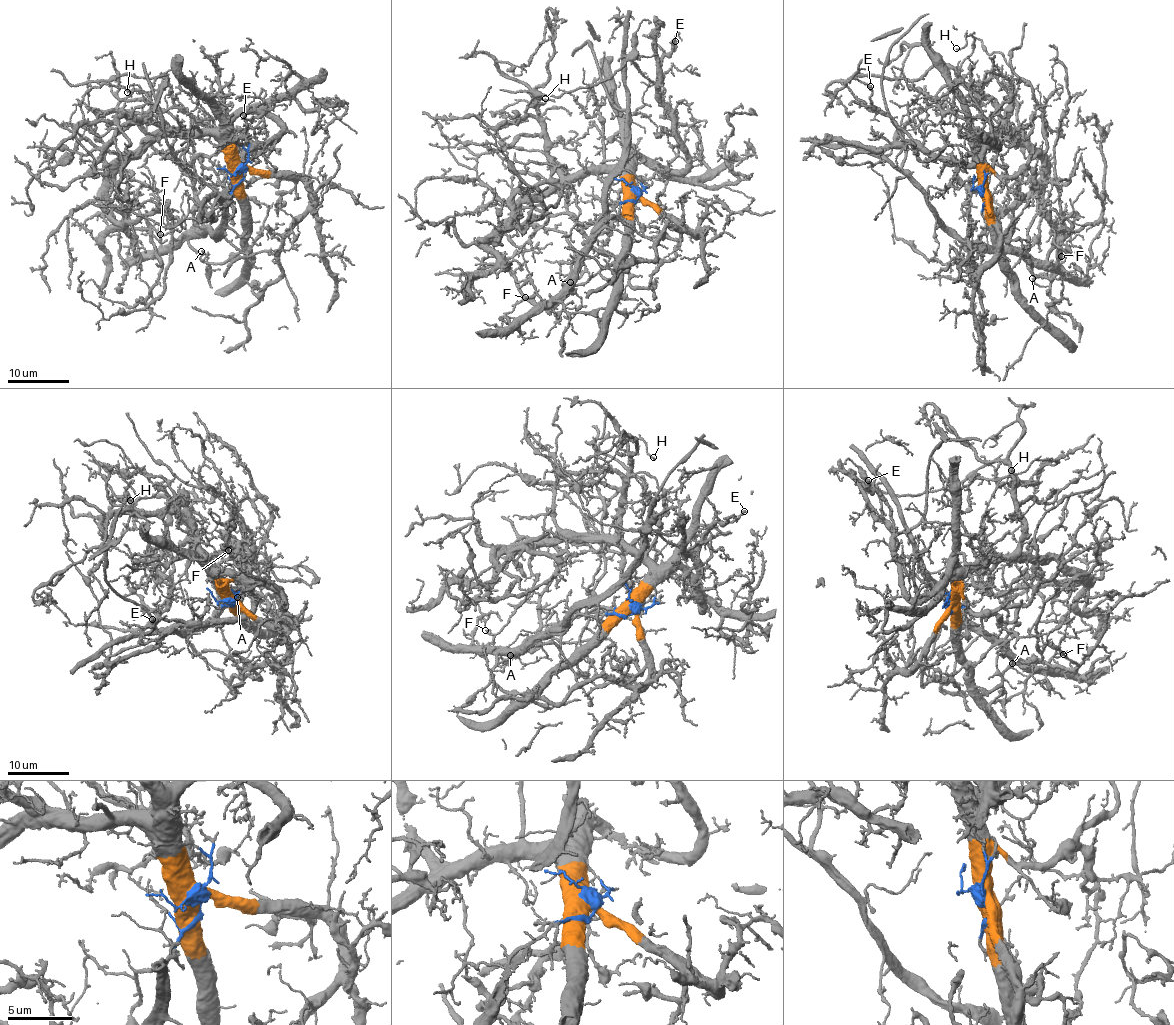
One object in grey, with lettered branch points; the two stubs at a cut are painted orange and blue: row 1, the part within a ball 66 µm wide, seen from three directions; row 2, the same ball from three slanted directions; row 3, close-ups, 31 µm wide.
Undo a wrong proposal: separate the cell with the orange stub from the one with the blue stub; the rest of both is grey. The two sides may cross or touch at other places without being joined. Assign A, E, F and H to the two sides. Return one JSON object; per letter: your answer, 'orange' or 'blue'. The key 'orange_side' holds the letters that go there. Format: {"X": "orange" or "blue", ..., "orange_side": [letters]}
{"A": "blue", "E": "orange", "F": "blue", "H": "orange", "orange_side": ["E", "H"]}

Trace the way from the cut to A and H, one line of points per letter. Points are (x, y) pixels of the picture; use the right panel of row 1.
A: (982, 195), (986, 197), (983, 217), (996, 221), (1005, 242), (1056, 273), (1048, 285), (1043, 286), (1032, 278)
H: (982, 195), (982, 157), (1001, 121), (988, 99), (957, 81), (974, 39), (965, 34), (965, 46), (955, 48)

